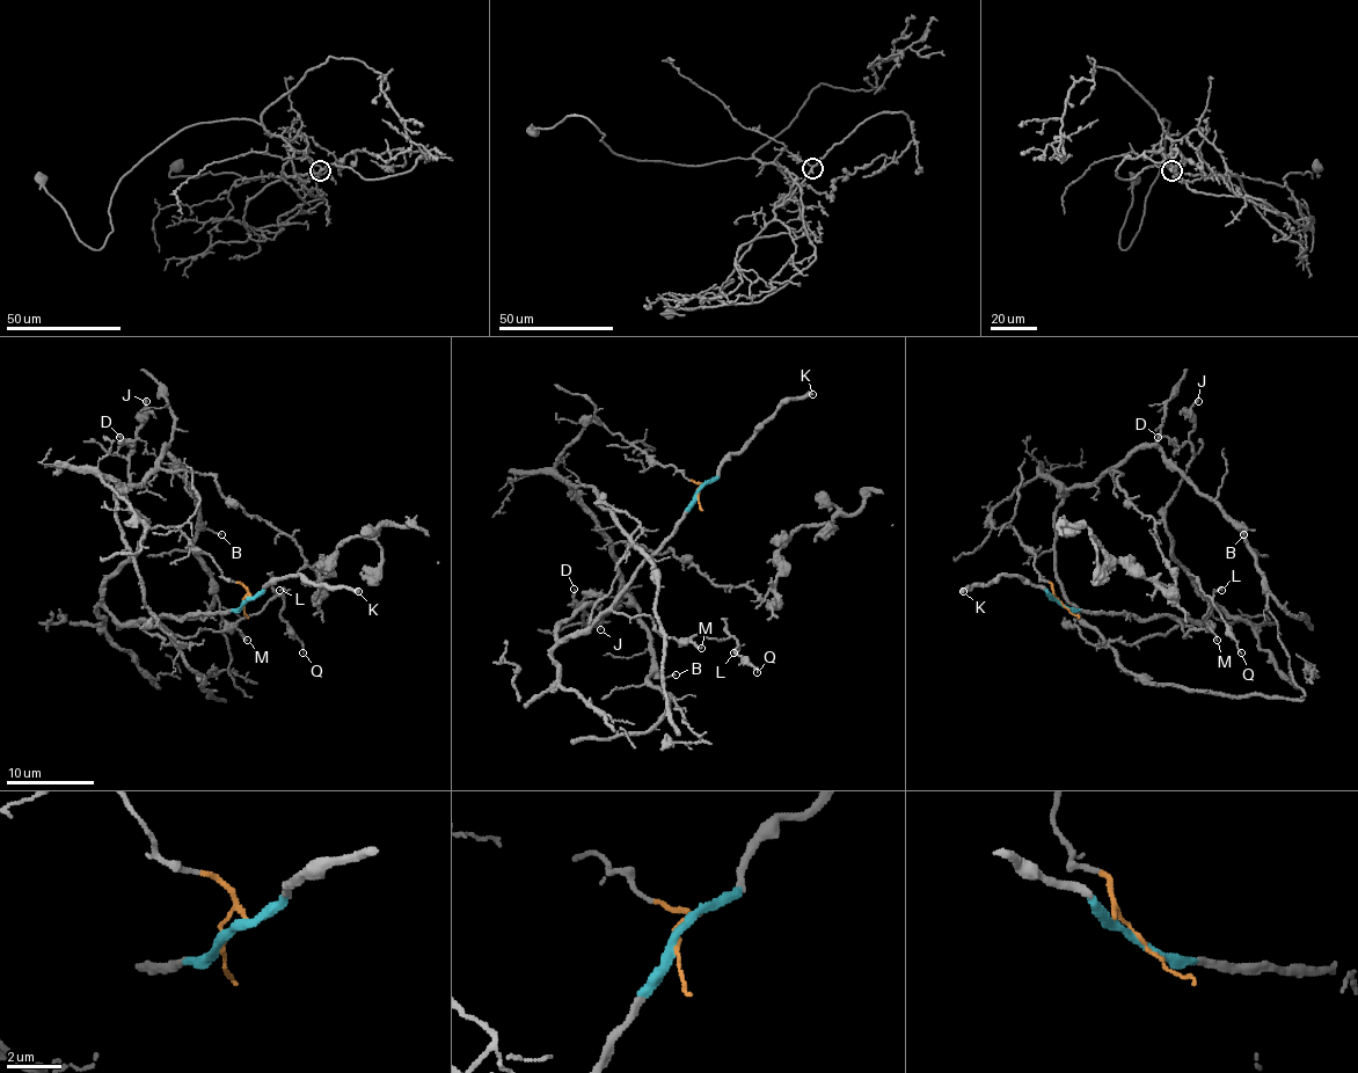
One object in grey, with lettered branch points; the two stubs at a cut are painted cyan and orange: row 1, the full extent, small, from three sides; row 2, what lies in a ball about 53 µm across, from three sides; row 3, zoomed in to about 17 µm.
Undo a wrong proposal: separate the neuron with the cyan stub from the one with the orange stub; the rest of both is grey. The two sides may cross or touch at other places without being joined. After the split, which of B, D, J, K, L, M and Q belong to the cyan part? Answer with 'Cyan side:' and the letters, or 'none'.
Cyan side: D, J, K, L, M, Q

